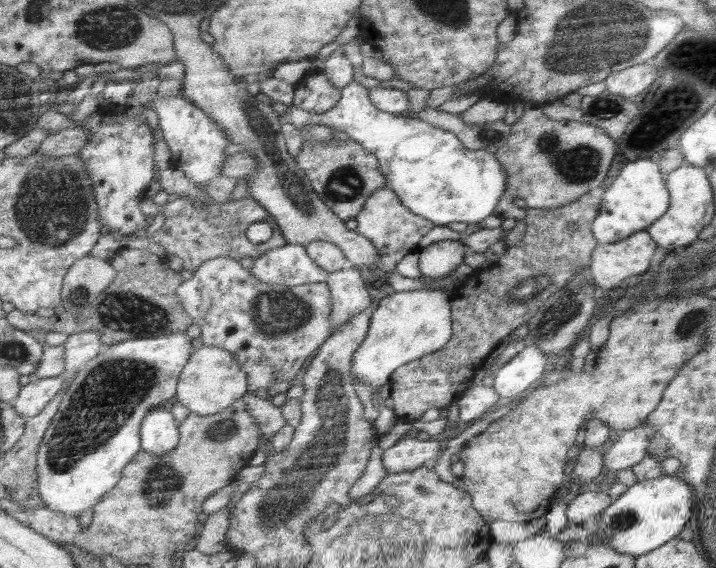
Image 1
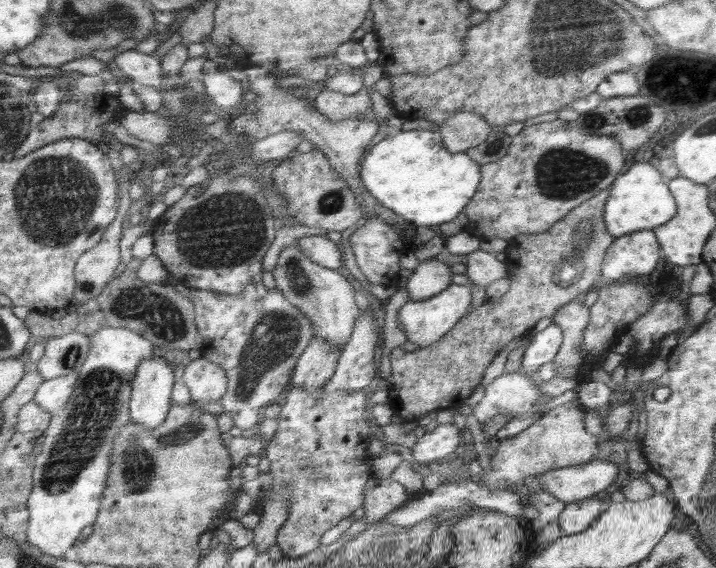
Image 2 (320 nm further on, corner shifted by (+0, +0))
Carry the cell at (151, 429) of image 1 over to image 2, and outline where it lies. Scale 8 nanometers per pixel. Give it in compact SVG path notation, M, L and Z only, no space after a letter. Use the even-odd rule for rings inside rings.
M161 353L152 359L142 359L133 380L129 410L134 422L146 428L160 426L169 416L170 390L174 372Z

